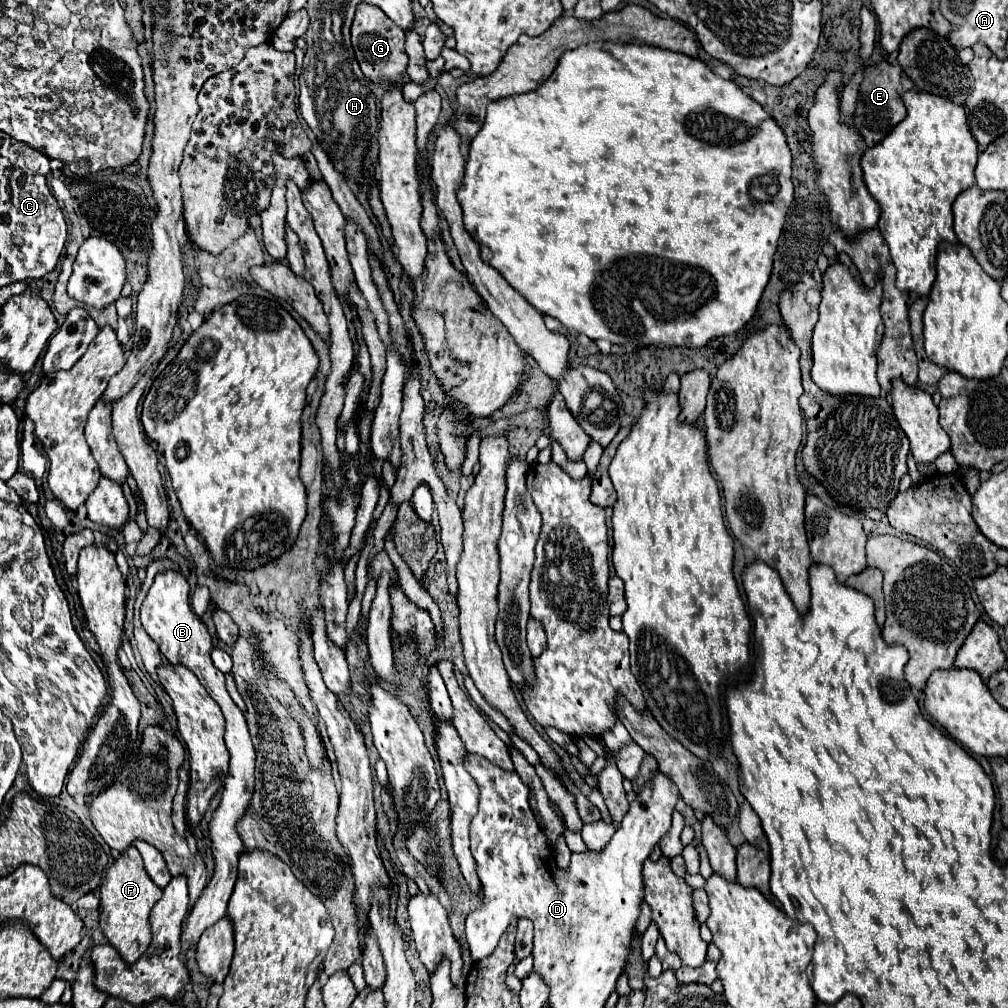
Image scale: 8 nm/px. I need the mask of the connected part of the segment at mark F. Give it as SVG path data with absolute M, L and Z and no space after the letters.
M133 845L127 847L121 853L121 857L109 867L99 887L99 893L101 893L99 919L105 937L127 963L135 963L151 943L149 911L161 899L161 889L149 879L147 871L143 869L143 859L139 857L139 851Z

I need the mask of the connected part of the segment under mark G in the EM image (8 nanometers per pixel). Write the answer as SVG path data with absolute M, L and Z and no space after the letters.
M365 1L357 5L357 13L355 13L355 19L353 19L353 25L351 25L351 43L353 43L355 57L357 57L359 67L361 67L365 77L369 77L373 83L379 83L381 77L387 77L389 81L399 81L403 85L401 73L407 67L407 53L403 49L403 45L405 45L405 31L399 29L397 25L391 25L391 21L387 21L387 17L383 17L381 9L375 9L373 5L369 5Z

